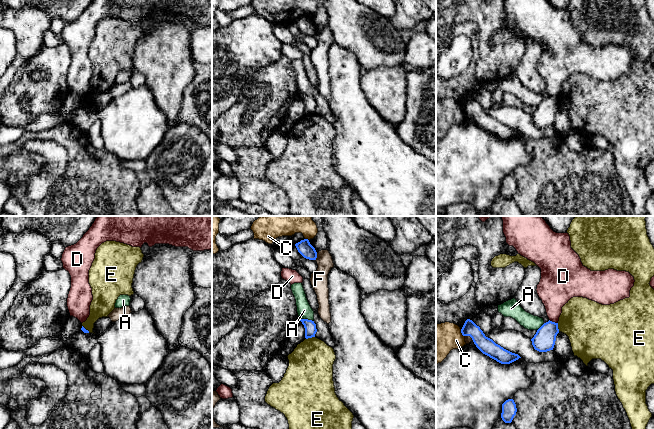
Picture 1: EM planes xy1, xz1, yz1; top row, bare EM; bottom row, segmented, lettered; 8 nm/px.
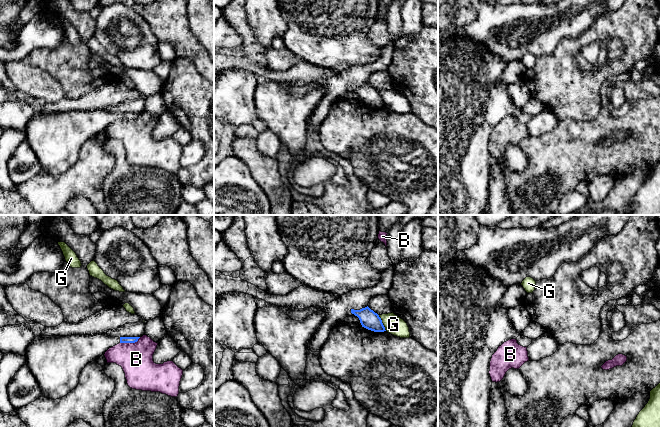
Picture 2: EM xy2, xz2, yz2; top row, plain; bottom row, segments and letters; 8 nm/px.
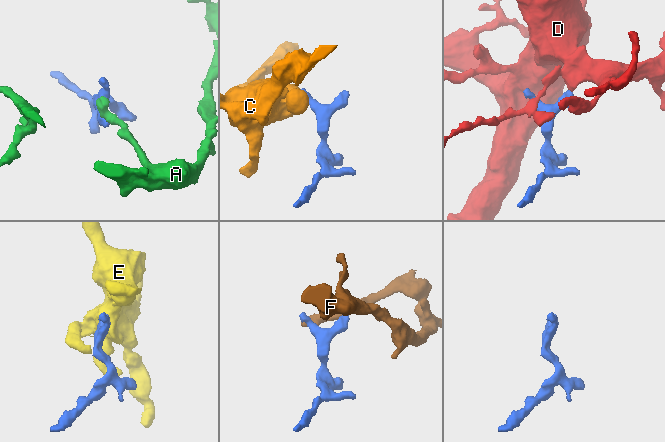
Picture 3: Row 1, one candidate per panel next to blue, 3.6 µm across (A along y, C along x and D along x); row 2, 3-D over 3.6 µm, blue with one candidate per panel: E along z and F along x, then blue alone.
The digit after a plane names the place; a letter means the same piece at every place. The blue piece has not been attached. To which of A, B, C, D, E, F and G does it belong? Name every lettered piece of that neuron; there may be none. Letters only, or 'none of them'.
none of them

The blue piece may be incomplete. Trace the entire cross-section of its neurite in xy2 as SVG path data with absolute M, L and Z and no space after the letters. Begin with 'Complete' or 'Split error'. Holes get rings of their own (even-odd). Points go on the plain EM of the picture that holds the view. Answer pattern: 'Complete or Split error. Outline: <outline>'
Split error. Outline: M107 110L71 111L71 112L37 112L28 122L26 128L26 141L32 147L42 168L42 172L56 176L66 172L79 159L81 147L85 142L104 131L105 128L119 119L135 119L140 113L111 113Z

